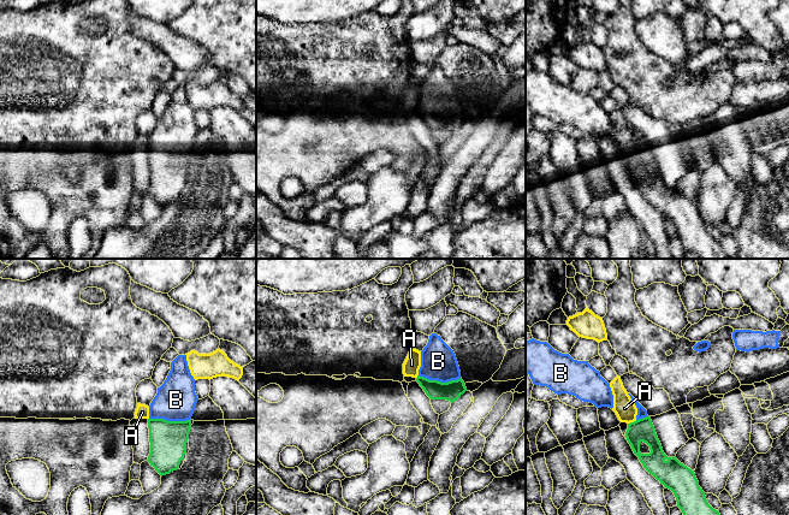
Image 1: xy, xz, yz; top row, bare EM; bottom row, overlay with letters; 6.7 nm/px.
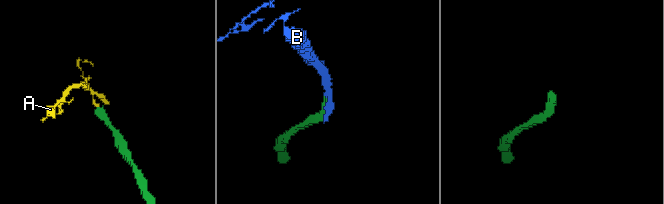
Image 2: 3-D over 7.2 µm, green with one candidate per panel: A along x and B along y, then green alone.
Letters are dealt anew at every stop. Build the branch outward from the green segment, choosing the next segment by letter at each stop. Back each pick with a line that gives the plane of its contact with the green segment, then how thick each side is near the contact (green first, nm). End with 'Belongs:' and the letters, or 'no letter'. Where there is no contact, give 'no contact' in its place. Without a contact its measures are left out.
B: meets green in xy; 240 nm thick on the green side, 280 nm on the other
Belongs: B

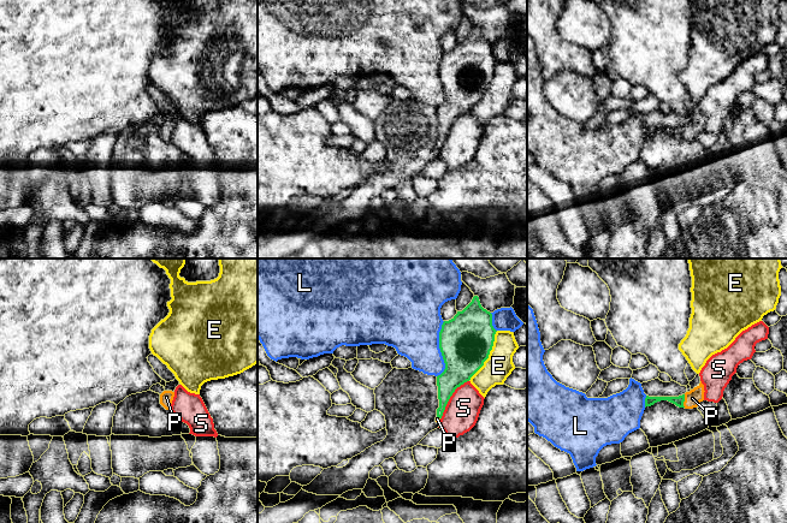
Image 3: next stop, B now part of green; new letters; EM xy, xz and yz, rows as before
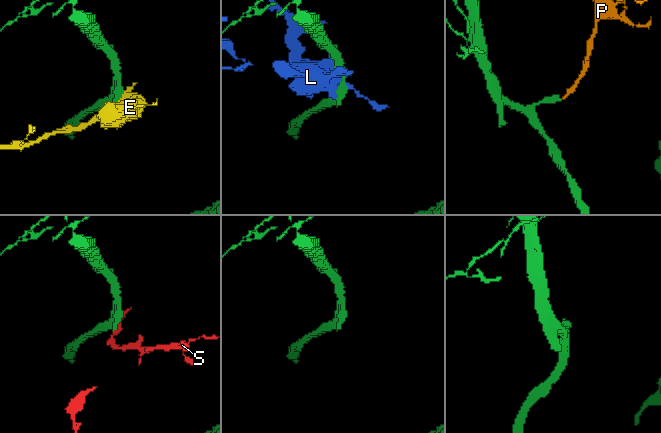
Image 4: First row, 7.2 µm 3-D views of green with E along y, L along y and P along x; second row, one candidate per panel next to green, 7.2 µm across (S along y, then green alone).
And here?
P: meets green in yz; 70 nm thick on the green side, 110 nm on the other
Belongs: P

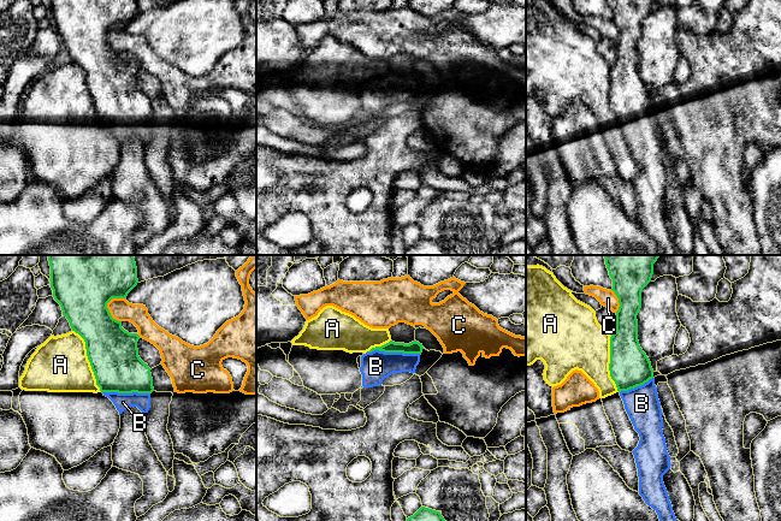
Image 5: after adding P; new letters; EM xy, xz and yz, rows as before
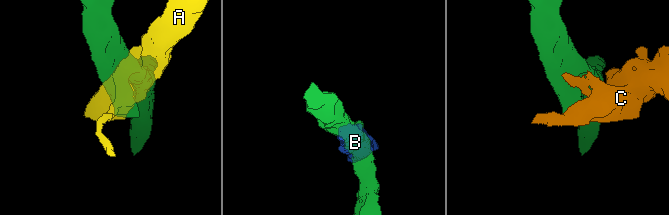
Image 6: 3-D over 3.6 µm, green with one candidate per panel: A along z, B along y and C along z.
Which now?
B: meets green in xz; 80 nm thick on the green side, 200 nm on the other
Belongs: B

